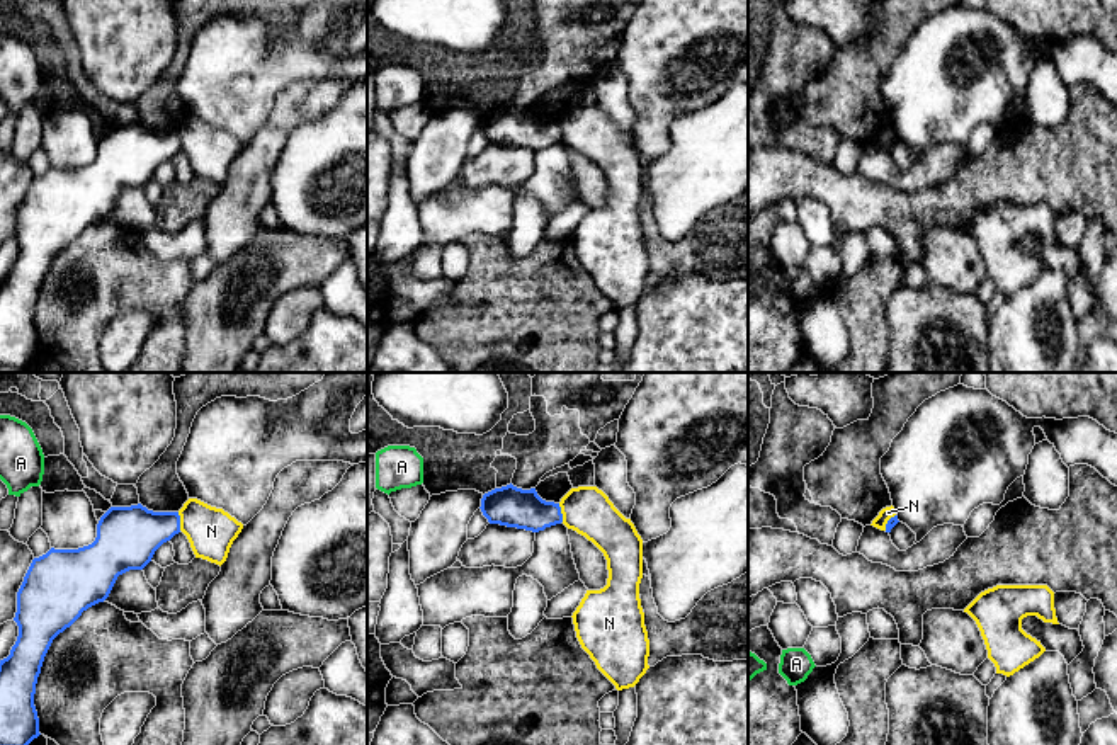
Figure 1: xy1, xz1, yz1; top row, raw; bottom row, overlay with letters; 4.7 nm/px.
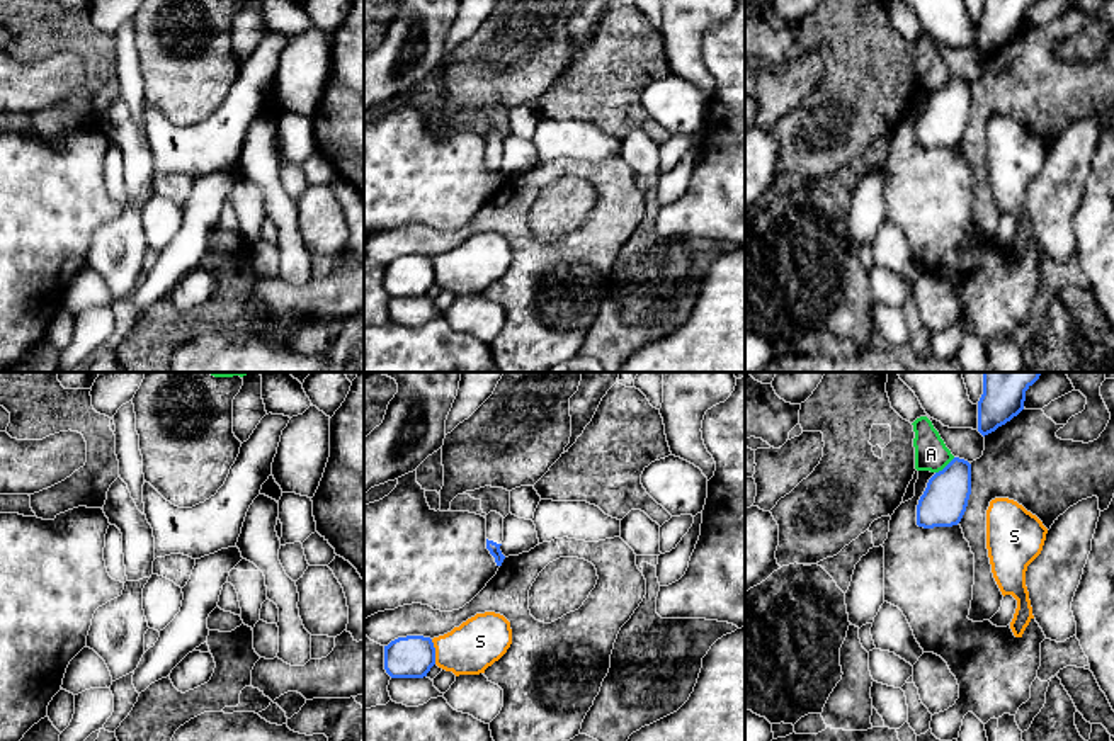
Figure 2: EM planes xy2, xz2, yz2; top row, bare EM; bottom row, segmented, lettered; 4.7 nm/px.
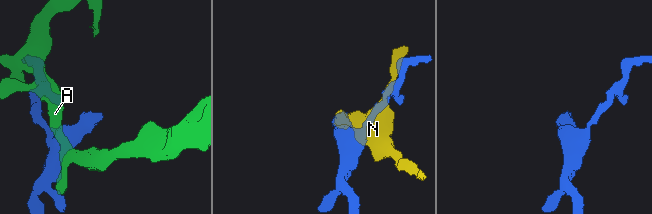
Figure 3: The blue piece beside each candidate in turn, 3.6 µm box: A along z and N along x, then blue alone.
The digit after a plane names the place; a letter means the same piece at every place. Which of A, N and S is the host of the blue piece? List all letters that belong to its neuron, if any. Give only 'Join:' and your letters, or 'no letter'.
Join: no letter

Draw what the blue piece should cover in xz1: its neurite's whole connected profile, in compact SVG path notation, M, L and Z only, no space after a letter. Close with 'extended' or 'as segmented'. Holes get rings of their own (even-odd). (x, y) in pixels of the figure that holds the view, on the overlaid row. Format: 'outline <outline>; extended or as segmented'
outline M512 483L485 493L479 509L490 524L532 532L563 522L559 503L542 500L536 488L522 490Z; as segmented

